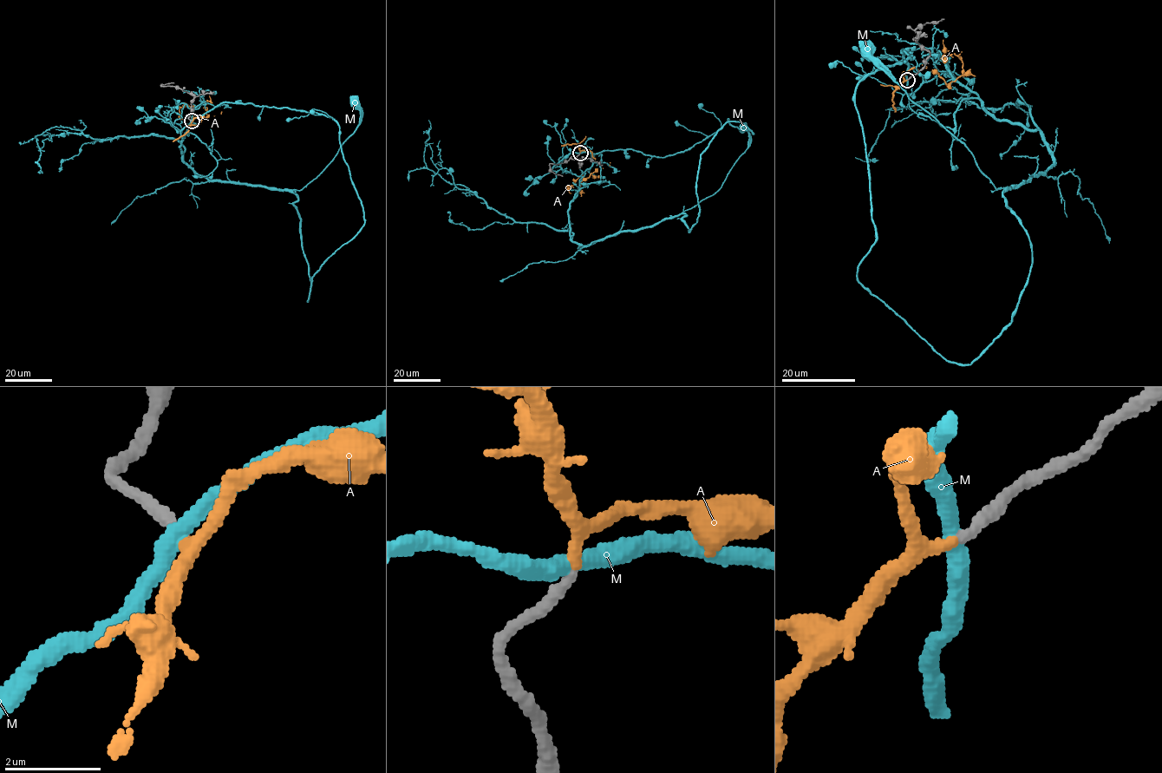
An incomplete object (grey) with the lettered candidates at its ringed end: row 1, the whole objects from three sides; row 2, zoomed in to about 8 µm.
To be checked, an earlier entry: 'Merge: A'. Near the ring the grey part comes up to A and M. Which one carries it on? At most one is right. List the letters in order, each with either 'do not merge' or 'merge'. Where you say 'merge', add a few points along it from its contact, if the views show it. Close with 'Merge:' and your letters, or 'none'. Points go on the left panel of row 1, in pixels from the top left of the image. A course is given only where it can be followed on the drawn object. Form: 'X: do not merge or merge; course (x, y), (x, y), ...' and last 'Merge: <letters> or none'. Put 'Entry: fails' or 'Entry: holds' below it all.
A: merge; course (192, 121), (205, 114), (207, 115), (196, 123), (191, 118), (181, 118), (179, 108), (186, 104), (196, 106)
M: do not merge
Merge: A
Entry: holds

